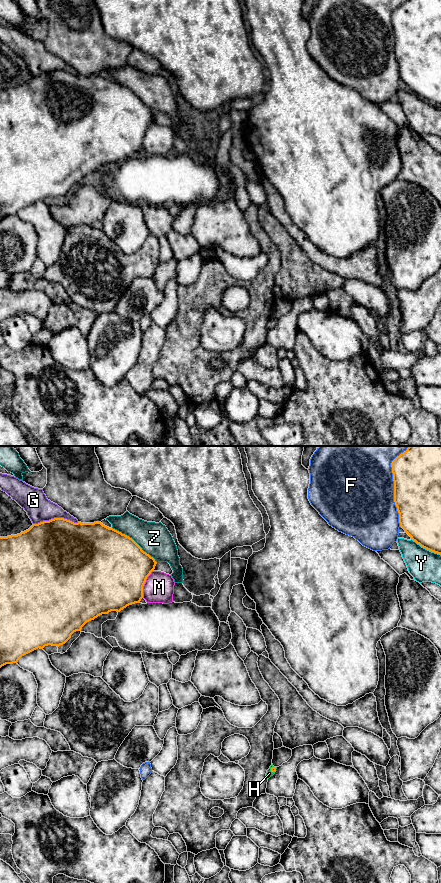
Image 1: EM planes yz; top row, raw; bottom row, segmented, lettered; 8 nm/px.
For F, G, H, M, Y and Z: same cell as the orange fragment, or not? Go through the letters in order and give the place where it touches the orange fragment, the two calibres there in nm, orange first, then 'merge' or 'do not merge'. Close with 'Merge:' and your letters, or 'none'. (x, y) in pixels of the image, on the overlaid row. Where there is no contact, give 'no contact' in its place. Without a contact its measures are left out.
F: contact yz (394, 485); calibres 380 and 500 nm; do not merge
G: contact yz (55, 518); calibres 500 and 200 nm; do not merge
H: contact yz (271, 769); calibres 50 and 50 nm; merge
M: contact yz (144, 583); calibres 500 and 240 nm; do not merge
Y: contact yz (426, 548); calibres 320 and 260 nm; do not merge
Z: contact yz (135, 542); calibres 500 and 260 nm; do not merge
Merge: H

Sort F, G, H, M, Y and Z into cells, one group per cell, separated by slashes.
F / G / H / M / Y / Z

